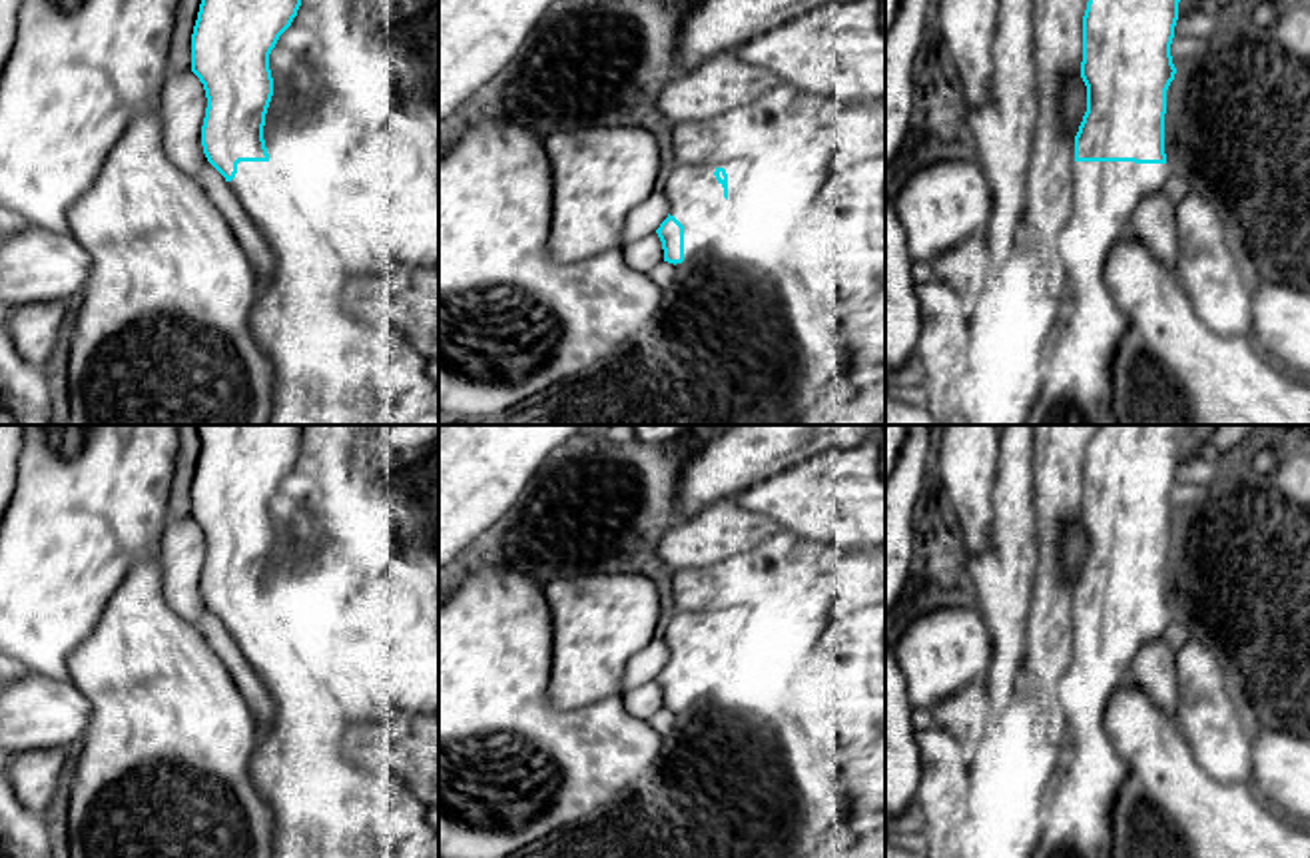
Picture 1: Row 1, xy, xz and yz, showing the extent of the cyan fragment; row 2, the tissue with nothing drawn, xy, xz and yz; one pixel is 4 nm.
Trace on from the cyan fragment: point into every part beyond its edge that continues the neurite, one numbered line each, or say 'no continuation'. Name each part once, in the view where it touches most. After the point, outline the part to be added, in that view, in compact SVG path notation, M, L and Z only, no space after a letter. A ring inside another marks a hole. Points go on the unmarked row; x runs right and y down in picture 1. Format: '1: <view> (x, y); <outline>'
1: yz (1107, 641); M1073 609L1075 646L1071 664L1059 682L1067 706L1071 740L1069 768L1063 772L1043 832L1031 858L1113 858L1111 816L1129 764L1105 730L1111 694L1129 678L1137 652L1162 637L1172 623L1166 611Z

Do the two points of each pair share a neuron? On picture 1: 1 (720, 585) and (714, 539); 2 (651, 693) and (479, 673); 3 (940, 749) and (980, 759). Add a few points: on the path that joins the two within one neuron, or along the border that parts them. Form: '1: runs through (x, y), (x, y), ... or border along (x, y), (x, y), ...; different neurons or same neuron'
1: border along (760, 541), (718, 561), (674, 571); different neurons
2: border along (621, 695), (627, 709), (647, 721); different neurons
3: border along (956, 739), (966, 763), (968, 801); different neurons

